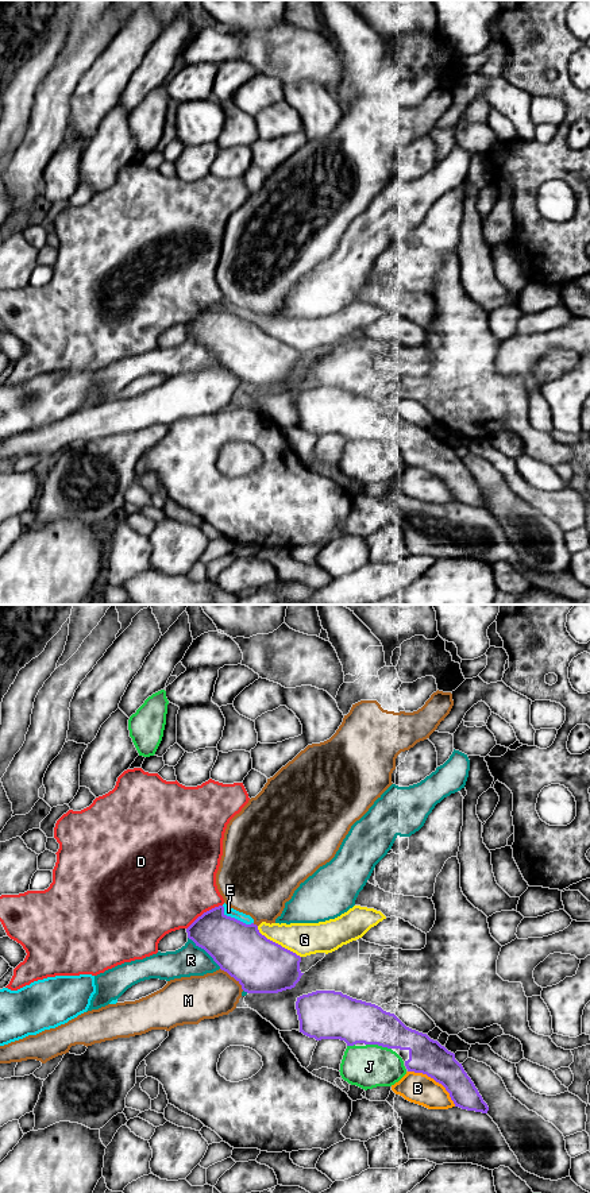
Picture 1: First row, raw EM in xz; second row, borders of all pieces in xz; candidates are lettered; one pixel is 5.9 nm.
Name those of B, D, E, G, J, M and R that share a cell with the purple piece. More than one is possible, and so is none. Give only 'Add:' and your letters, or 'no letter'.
Add: no letter

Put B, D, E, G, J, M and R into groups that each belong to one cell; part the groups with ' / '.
B / D / E G / J / M / R

